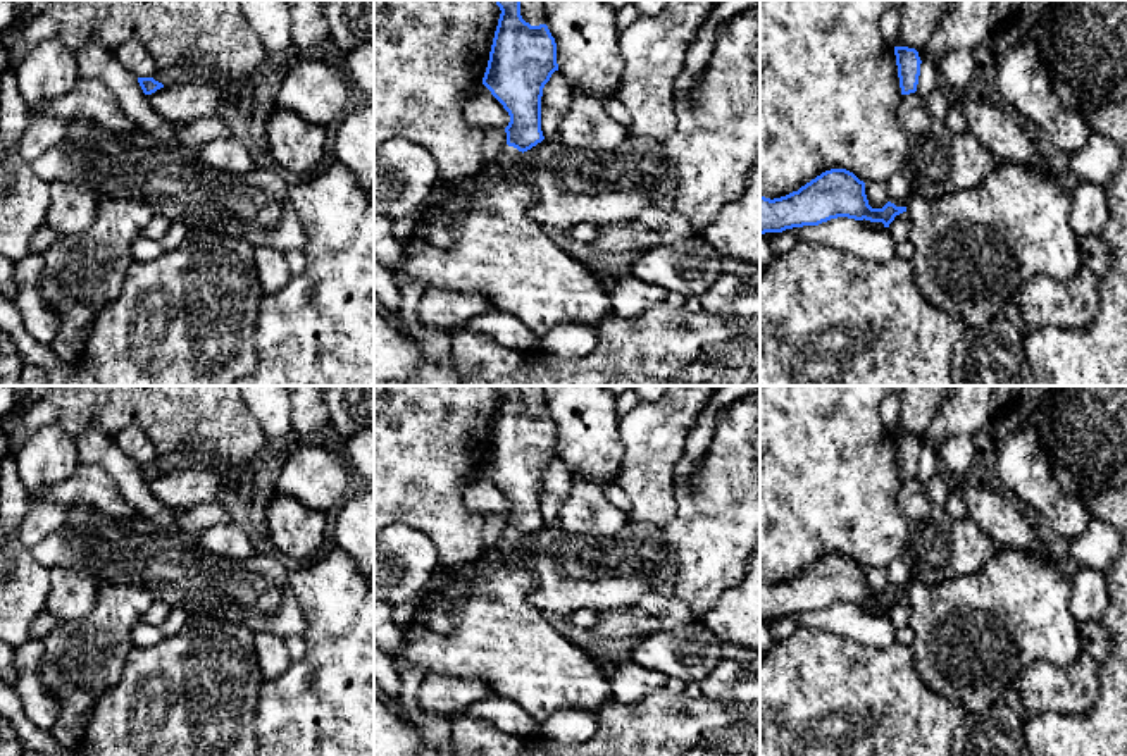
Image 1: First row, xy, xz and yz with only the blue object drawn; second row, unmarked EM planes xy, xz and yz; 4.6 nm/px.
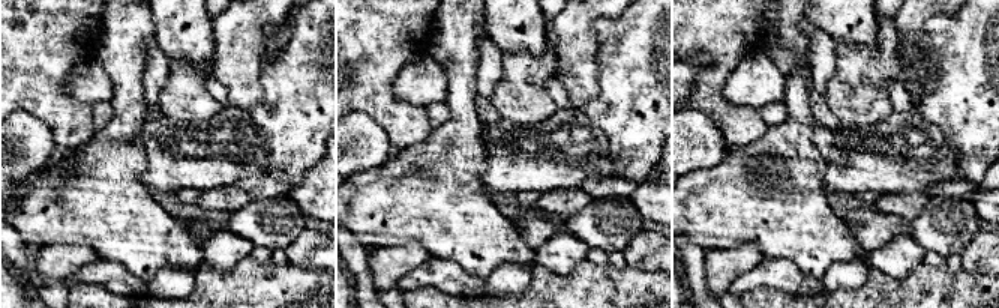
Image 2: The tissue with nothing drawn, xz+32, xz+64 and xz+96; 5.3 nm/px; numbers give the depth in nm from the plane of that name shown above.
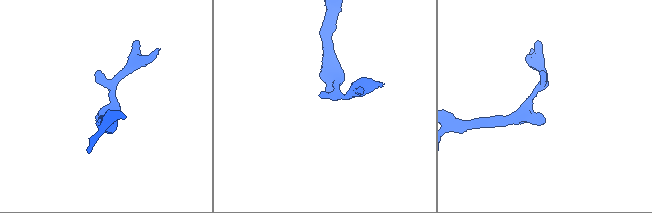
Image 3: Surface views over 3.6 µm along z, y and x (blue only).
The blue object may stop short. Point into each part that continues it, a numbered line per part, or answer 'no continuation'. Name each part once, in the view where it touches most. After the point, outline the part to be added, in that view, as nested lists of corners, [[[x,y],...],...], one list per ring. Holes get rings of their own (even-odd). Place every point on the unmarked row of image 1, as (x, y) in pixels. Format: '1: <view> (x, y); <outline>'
1: xz (497, 636); [[[507,530],[495,546],[484,549],[481,561],[472,570],[464,601],[451,610],[448,634],[431,630],[422,617],[424,608],[415,601],[396,610],[403,618],[400,622],[403,646],[395,654],[395,661],[424,675],[479,679],[493,696],[517,703],[539,723],[562,710],[596,715],[612,697],[607,670],[588,651],[560,634],[545,613],[529,603],[529,594],[538,586],[536,572],[508,561],[508,555],[524,546],[522,537]]]

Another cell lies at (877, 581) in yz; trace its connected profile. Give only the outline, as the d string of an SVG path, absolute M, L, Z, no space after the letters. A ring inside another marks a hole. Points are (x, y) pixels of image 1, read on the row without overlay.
M865 568L865 580L872 594L882 594L889 587L887 570Z

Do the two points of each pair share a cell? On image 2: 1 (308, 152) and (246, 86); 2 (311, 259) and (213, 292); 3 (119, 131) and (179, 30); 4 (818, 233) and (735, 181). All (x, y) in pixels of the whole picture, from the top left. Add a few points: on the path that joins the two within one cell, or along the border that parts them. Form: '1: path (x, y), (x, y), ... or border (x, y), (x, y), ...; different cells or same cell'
1: border (263, 65), (263, 96), (248, 110); different cells
2: border (290, 262), (306, 269), (320, 269); different cells
3: border (150, 15), (155, 24), (155, 41); different cells
4: path (797, 223), (765, 194), (756, 194); same cell

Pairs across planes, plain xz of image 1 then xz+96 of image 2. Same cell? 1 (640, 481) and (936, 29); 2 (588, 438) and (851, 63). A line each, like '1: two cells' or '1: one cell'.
1: two cells
2: two cells

